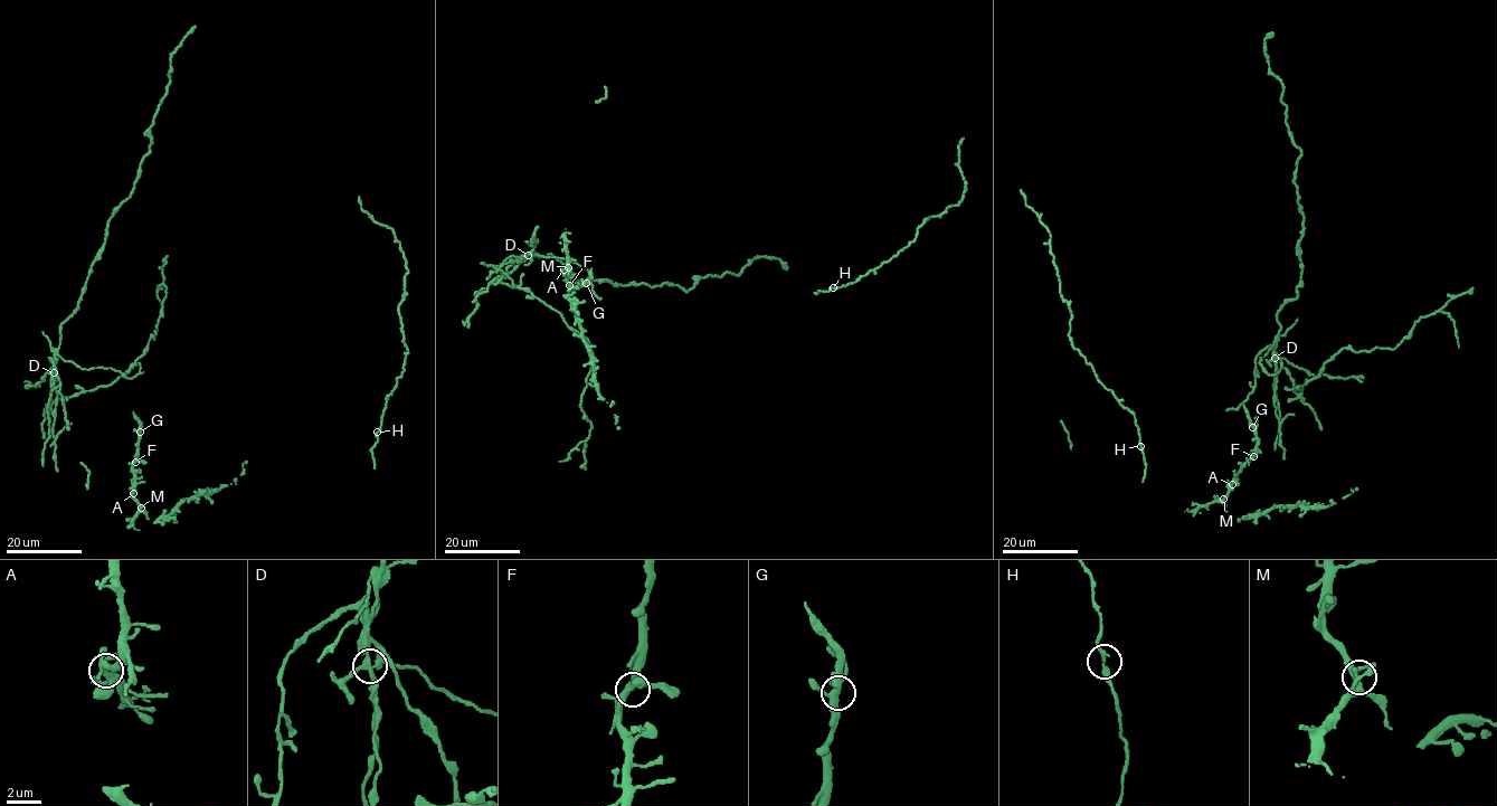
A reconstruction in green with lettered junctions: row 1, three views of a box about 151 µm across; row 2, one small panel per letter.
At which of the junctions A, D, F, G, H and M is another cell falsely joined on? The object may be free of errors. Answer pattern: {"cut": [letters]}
{"cut": ["D"]}

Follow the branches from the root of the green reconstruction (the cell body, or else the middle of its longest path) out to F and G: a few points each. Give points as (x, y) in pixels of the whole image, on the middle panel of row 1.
F: (568, 274), (568, 266), (564, 268), (569, 275), (569, 285)
G: (568, 274), (568, 266), (564, 268), (571, 287), (586, 283)

